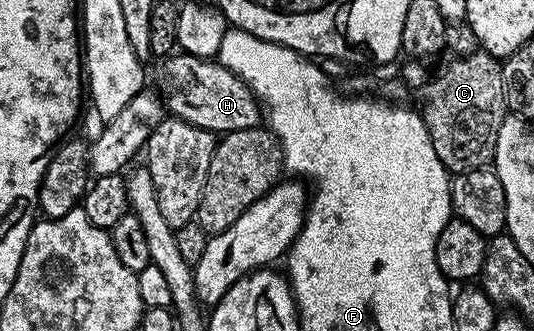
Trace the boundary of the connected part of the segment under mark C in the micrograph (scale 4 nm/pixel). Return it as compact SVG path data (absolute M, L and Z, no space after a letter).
M482 51L450 60L423 85L423 110L421 109L423 128L431 140L431 149L437 151L439 164L444 165L452 174L486 169L495 159L497 131L501 131L501 123L509 116L503 67L500 58Z

